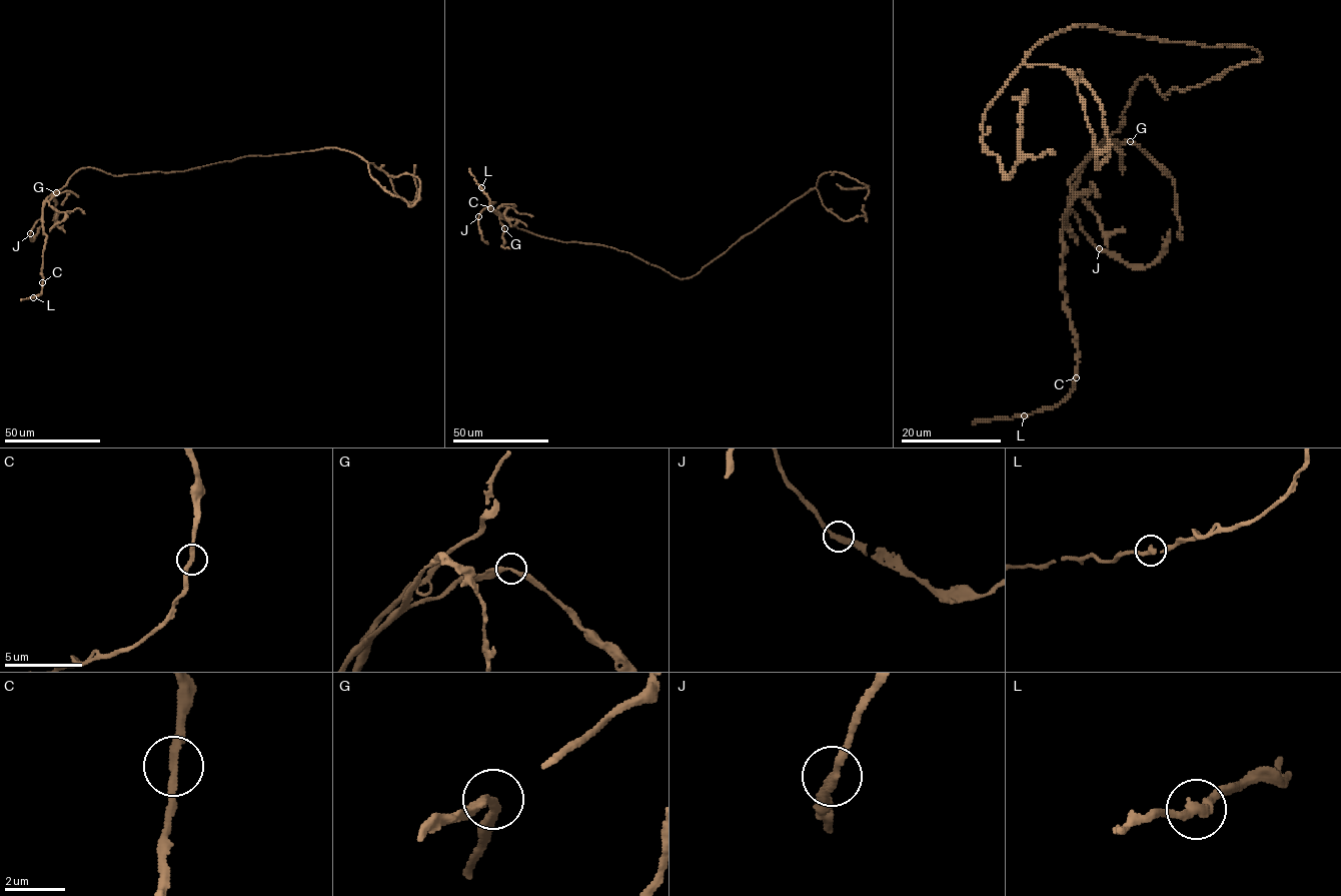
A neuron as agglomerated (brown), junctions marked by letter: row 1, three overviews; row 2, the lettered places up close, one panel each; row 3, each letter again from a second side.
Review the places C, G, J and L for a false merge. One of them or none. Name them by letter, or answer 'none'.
none

